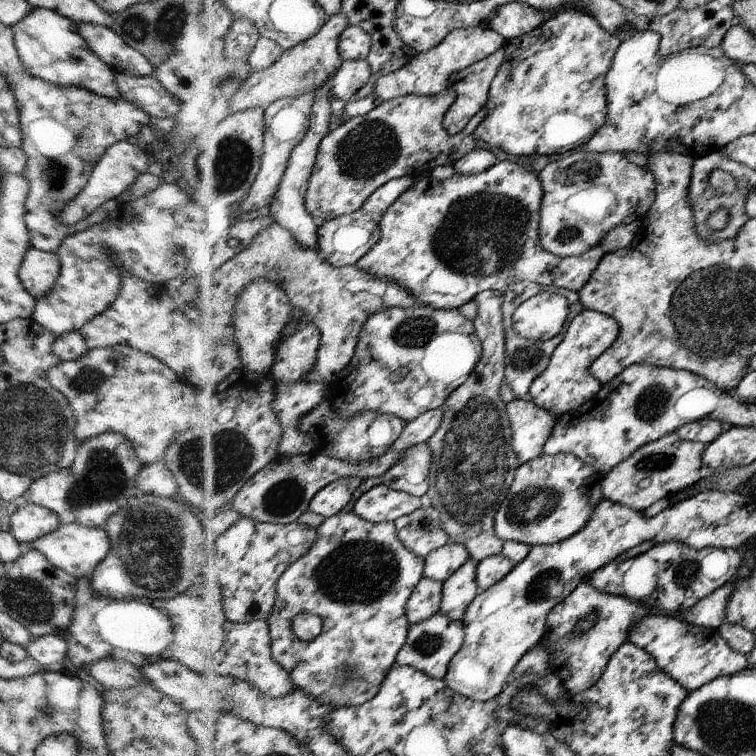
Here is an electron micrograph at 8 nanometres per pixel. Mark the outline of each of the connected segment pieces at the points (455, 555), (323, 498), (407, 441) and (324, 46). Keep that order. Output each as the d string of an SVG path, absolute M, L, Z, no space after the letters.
M448 542L427 556L427 572L425 576L446 582L452 578L466 561L471 560L471 554L466 546L460 543Z
M342 478L321 490L312 501L311 510L322 516L333 517L340 514L354 498L356 489L366 478Z
M446 407L432 410L409 422L404 430L404 434L388 450L397 450L398 452L409 451L411 448L418 446L422 442L429 442L431 438L440 430L446 417Z
M346 11L338 16L331 17L328 24L314 38L287 50L278 62L266 70L255 72L254 76L236 92L232 98L230 114L255 108L270 108L272 104L285 98L304 96L308 91L322 90L326 84L340 74L340 69L345 63L340 50L342 32L350 26L350 18Z

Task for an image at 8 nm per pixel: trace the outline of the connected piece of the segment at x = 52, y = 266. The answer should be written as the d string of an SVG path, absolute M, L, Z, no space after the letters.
M34 247L24 256L18 270L20 282L24 288L36 299L44 298L56 284L60 276L60 258L57 253L43 251Z

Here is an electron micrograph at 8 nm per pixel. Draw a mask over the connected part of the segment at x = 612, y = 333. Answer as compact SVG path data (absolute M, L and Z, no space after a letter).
M584 309L576 316L566 334L563 344L555 350L546 372L531 384L532 402L541 409L550 411L556 418L574 413L592 401L602 390L602 384L592 373L591 366L604 352L615 344L620 326L612 315Z

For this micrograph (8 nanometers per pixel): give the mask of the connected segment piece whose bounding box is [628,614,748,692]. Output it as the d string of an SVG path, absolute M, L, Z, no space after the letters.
M650 614L638 620L638 624L628 632L628 641L635 643L642 650L647 650L648 654L666 671L676 682L687 689L687 692L699 689L707 682L722 676L732 676L748 669L747 655L736 650L732 650L730 644L719 633L719 629L698 626L695 623L678 619L672 615Z

